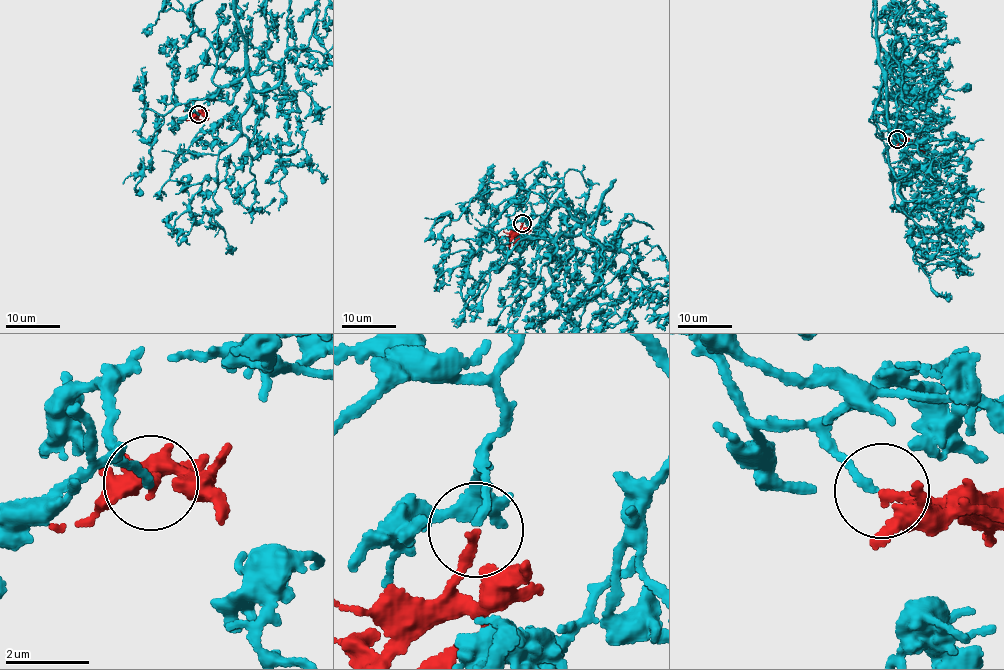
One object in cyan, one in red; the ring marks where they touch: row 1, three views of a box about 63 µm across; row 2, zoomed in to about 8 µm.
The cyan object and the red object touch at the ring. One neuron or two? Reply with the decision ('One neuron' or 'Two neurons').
One neuron

